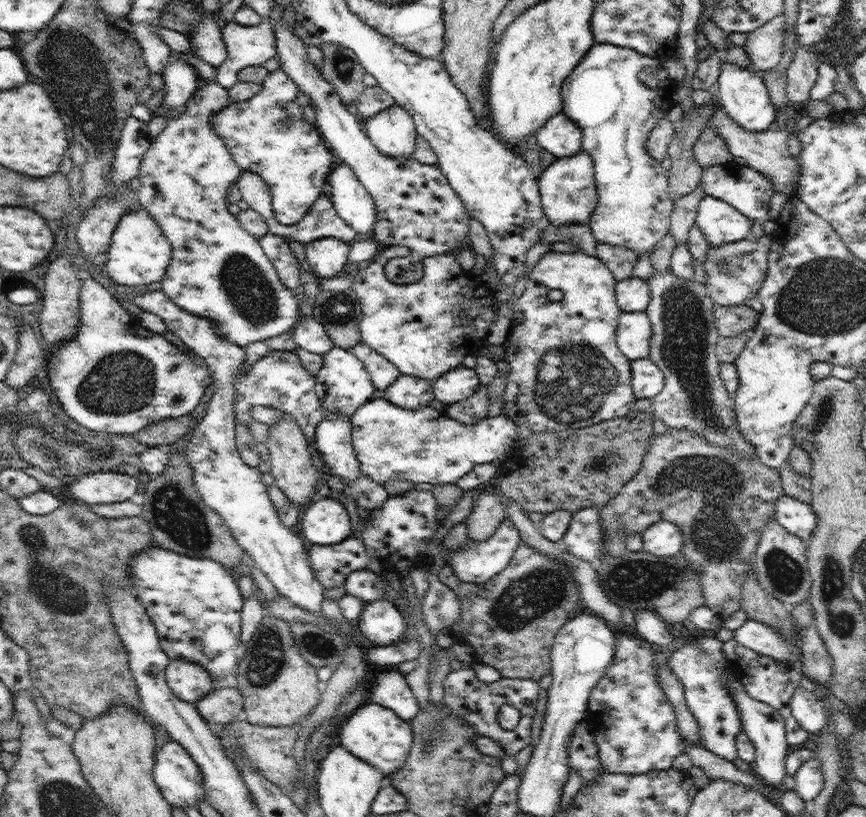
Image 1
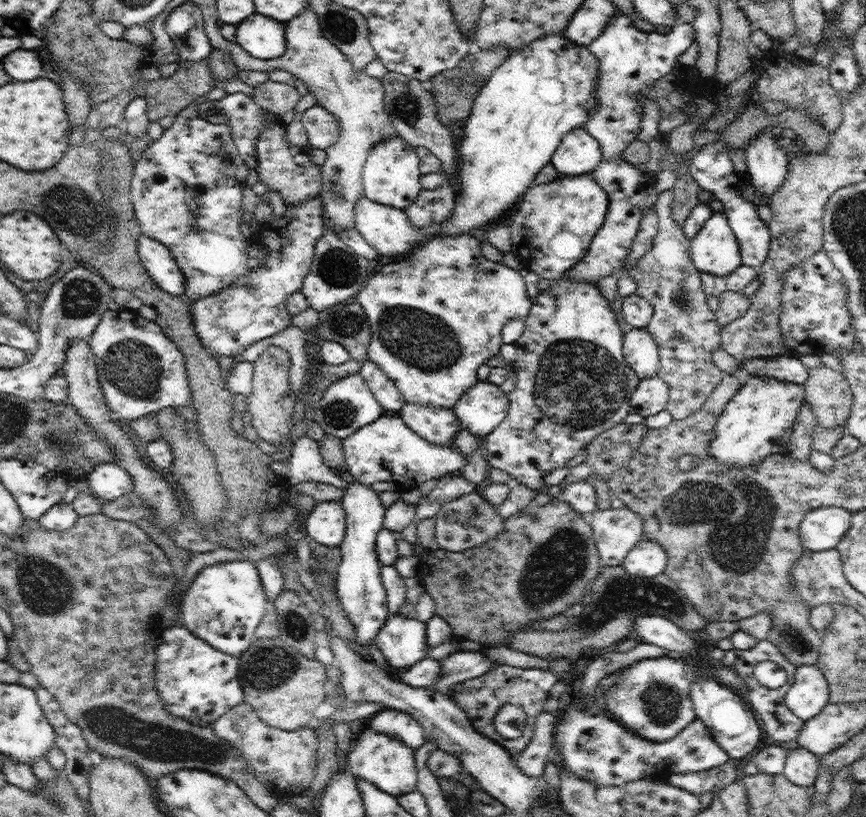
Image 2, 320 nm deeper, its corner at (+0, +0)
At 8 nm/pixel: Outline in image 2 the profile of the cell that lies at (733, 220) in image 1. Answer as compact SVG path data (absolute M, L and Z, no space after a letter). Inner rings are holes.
M714 211L691 240L690 254L699 271L728 276L742 265L738 241L722 211Z

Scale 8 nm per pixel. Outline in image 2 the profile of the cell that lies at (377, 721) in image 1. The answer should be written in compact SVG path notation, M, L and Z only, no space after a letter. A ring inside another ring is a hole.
M370 726L357 735L348 754L347 770L355 777L375 784L392 797L400 797L417 790L415 750L399 738L377 732Z

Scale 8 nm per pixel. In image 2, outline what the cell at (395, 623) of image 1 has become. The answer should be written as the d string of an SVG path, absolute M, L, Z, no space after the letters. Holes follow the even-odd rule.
M390 614L375 639L387 664L394 668L414 666L427 658L427 626L416 618Z

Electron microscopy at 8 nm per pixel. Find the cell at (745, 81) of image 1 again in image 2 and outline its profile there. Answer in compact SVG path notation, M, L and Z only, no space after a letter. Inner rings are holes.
M765 128L744 148L750 183L769 198L779 190L789 171L790 160L776 144L778 135L778 131Z

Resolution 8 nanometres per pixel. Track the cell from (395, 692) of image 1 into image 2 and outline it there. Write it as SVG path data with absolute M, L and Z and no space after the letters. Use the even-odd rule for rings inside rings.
M384 709L380 711L371 720L370 727L382 734L399 738L414 750L422 746L425 740L423 726L409 714L399 710Z

